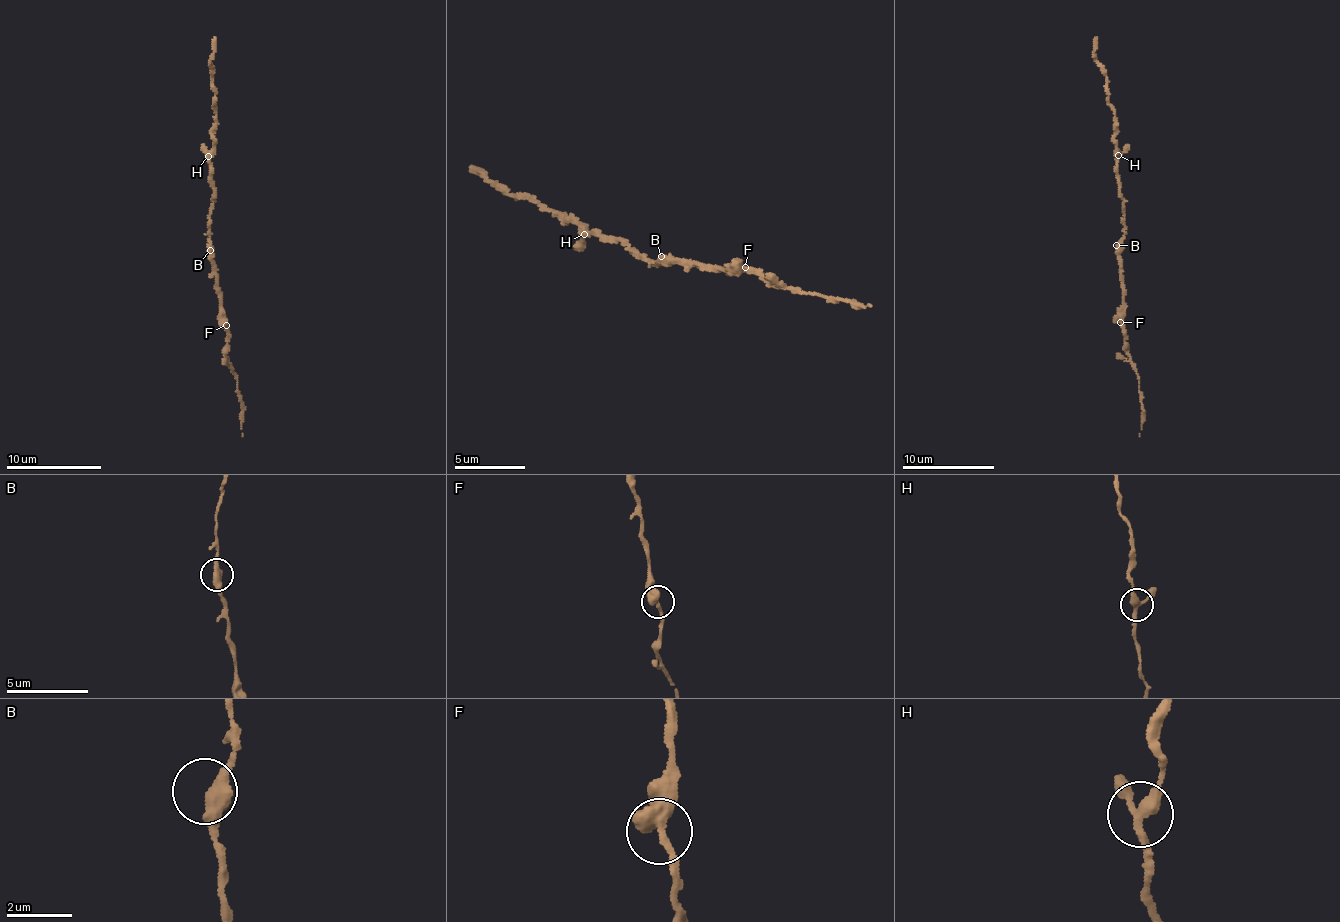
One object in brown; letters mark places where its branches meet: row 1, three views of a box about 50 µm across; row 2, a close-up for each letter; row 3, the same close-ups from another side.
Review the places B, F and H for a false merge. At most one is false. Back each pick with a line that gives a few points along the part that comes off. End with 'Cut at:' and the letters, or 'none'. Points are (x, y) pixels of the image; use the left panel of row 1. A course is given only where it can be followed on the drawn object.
Cut at: none

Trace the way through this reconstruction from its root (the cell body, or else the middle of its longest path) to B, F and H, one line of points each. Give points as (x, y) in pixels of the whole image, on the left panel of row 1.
B: (210, 234), (210, 250)
F: (210, 234), (212, 277), (220, 293), (220, 321), (226, 326)
H: (210, 234), (210, 208), (214, 195), (208, 156)

